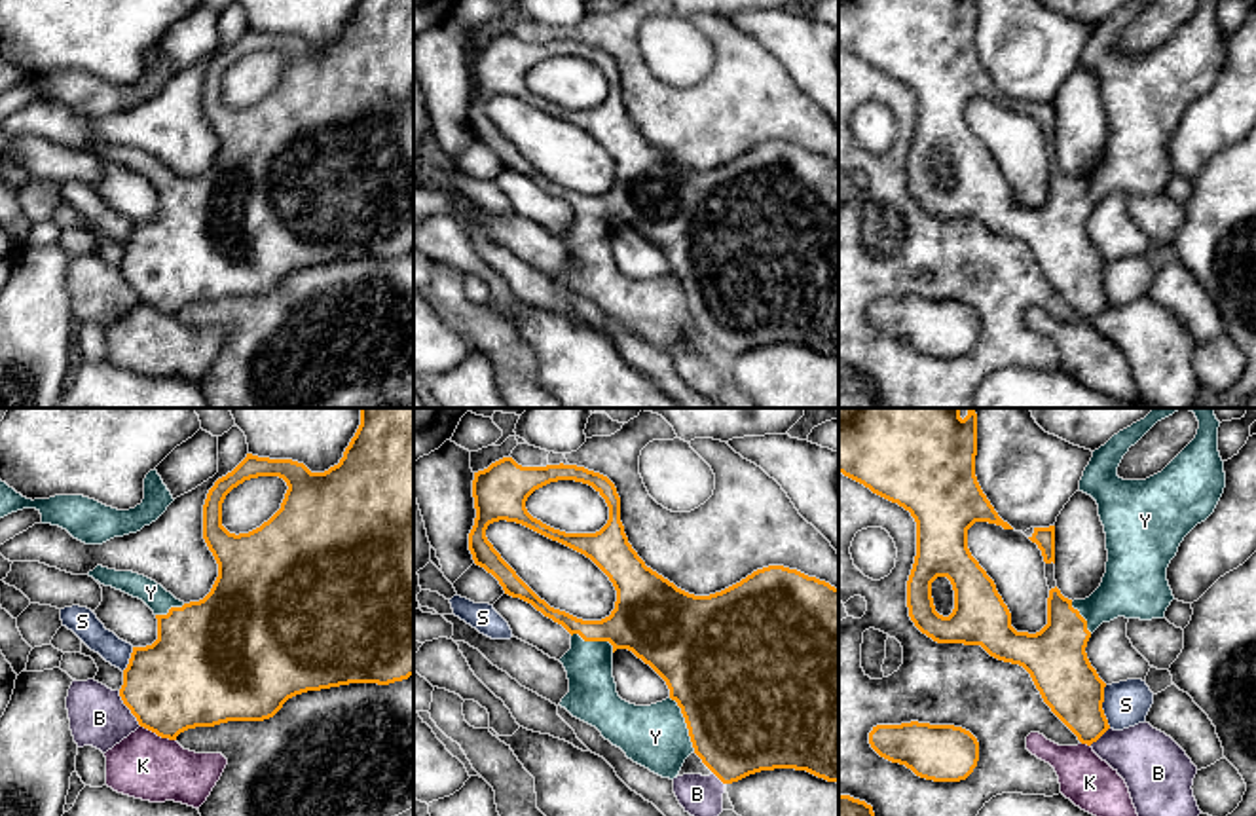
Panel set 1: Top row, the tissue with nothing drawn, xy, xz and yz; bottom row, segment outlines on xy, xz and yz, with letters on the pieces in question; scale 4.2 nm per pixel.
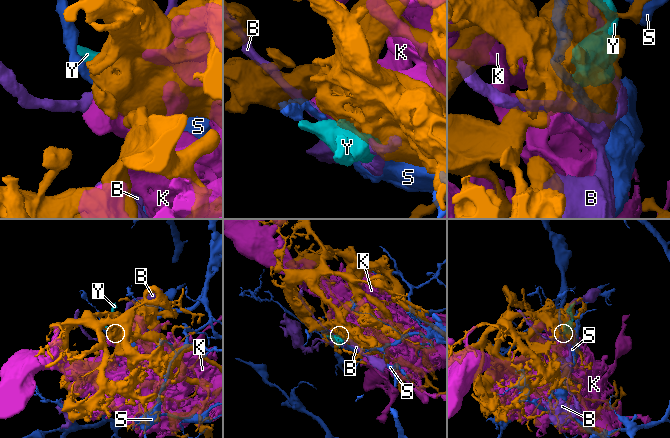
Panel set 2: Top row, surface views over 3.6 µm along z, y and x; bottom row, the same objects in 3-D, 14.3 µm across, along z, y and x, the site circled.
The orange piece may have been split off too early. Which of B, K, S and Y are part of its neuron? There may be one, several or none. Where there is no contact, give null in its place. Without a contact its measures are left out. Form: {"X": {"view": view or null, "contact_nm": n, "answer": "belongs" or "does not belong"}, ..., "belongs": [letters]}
{"B": {"view": "xy", "contact_nm": 180, "answer": "does not belong"}, "K": {"view": "xy", "contact_nm": 170, "answer": "does not belong"}, "S": {"view": "yz", "contact_nm": 190, "answer": "does not belong"}, "Y": {"view": "xz", "contact_nm": 260, "answer": "belongs"}, "belongs": ["Y"]}

